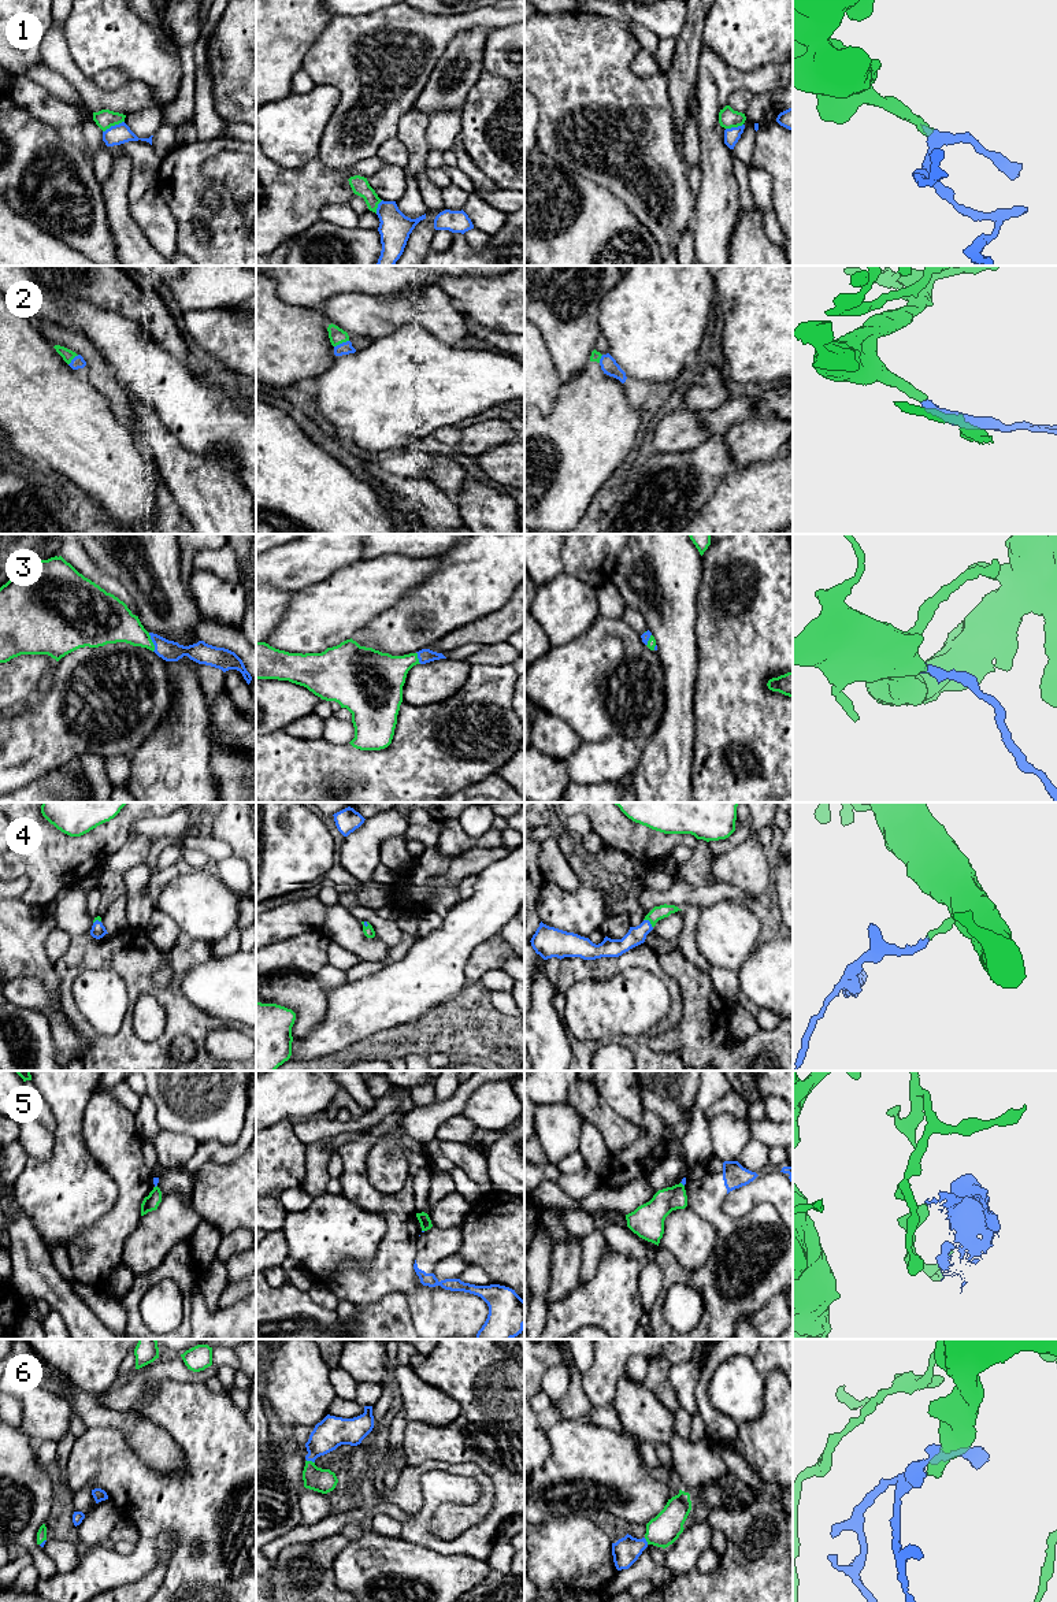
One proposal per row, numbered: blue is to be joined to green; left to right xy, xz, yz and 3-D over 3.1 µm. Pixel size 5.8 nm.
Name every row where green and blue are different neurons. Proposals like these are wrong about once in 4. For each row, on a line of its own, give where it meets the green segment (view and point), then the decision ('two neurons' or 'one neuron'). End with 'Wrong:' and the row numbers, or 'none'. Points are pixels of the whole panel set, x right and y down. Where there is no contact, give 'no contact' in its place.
1: meets green in xy at (112, 125); two neurons
2: meets green in xz at (341, 342); one neuron
3: meets green in xy at (152, 642); one neuron
4: meets green in yz at (649, 920); one neuron
5: meets green in yz at (682, 1185); two neurons
6: meets green in xz at (311, 1461); one neuron
Wrong: 1, 5

